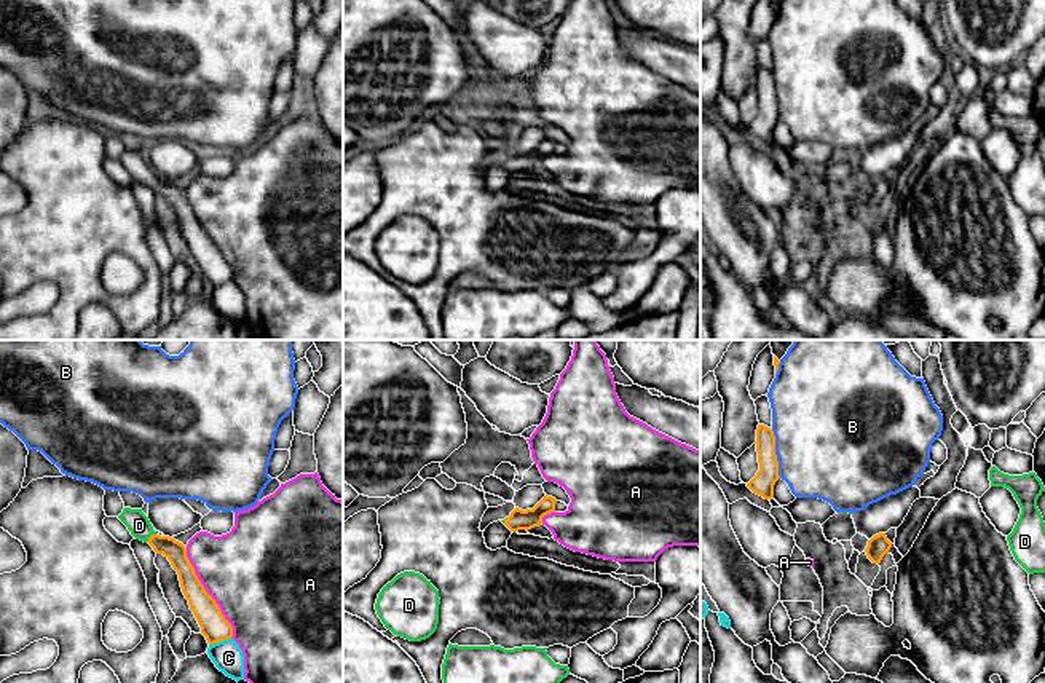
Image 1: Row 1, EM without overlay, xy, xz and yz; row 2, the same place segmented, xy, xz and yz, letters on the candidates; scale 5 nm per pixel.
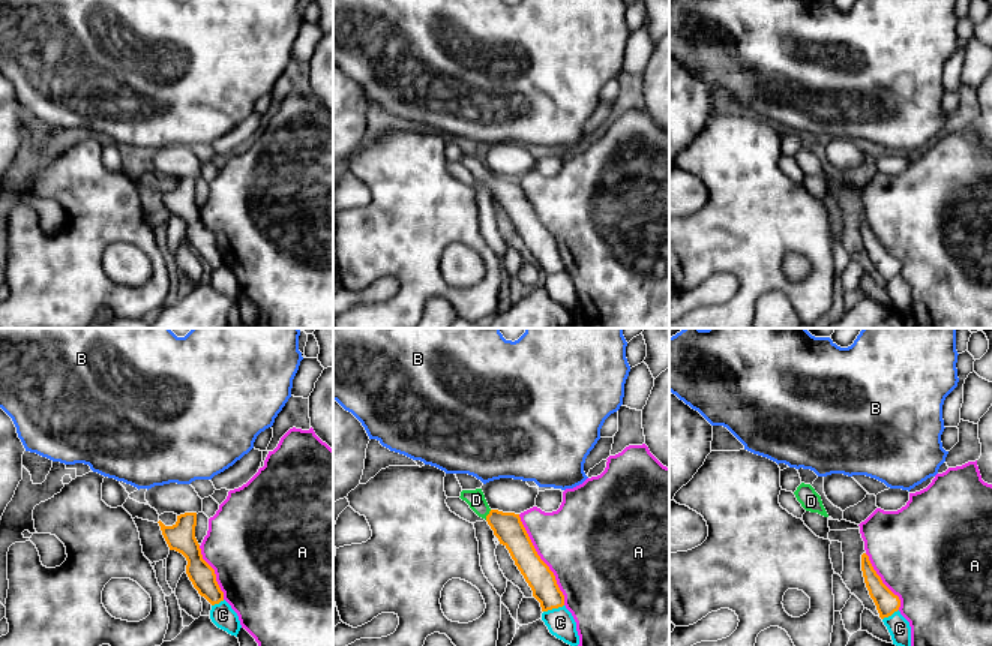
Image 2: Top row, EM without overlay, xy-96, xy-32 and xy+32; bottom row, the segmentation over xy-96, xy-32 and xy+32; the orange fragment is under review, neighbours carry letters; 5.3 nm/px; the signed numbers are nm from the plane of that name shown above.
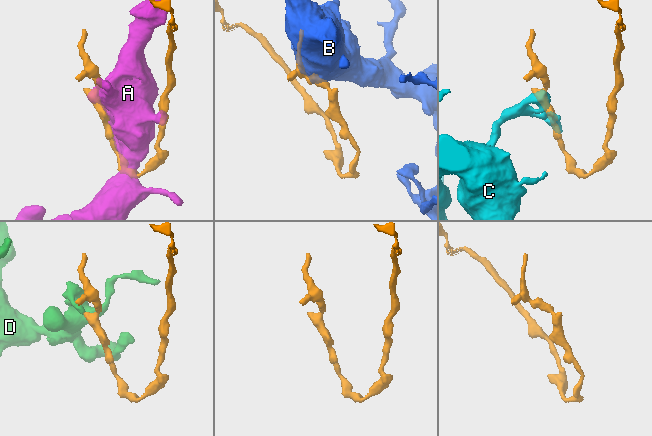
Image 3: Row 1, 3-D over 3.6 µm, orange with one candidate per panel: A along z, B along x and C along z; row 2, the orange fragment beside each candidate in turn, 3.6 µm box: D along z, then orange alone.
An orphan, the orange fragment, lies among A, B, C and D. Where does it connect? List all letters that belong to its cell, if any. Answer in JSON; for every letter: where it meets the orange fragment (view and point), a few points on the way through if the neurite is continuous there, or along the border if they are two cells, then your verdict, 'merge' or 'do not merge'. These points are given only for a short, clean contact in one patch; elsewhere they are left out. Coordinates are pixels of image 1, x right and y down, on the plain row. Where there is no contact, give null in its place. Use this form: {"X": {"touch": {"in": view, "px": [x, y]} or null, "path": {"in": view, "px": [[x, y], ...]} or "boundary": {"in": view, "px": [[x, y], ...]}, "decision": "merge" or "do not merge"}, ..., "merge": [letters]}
{"A": {"touch": {"in": "xy", "px": [206, 235]}, "decision": "do not merge"}, "B": {"touch": {"in": "yz", "px": [774, 96]}, "decision": "do not merge"}, "C": {"touch": {"in": "xy", "px": [219, 283]}, "boundary": {"in": "xy", "px": [[230, 280], [209, 288]]}, "decision": "do not merge"}, "D": {"touch": {"in": "xy", "px": [150, 179]}, "path": {"in": "xy", "px": [[176, 195], [150, 179], [139, 168]]}, "decision": "merge"}, "merge": ["D"]}

